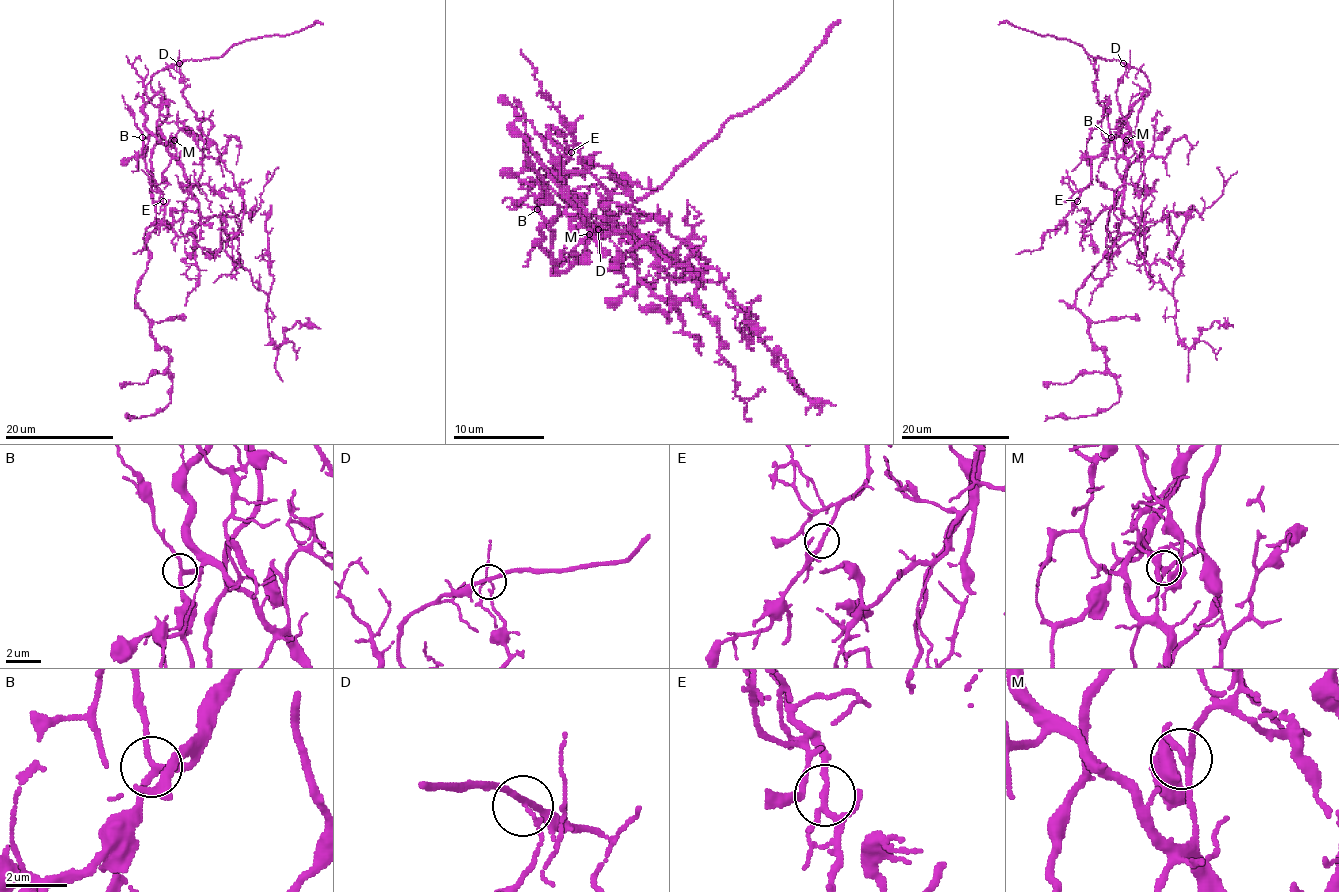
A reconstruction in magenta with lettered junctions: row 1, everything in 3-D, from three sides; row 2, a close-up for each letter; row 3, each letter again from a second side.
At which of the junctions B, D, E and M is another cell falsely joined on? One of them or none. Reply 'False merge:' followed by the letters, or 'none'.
False merge: D

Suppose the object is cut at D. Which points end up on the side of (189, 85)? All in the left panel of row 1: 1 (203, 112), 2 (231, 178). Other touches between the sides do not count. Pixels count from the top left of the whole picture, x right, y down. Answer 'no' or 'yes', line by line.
1: yes
2: yes

